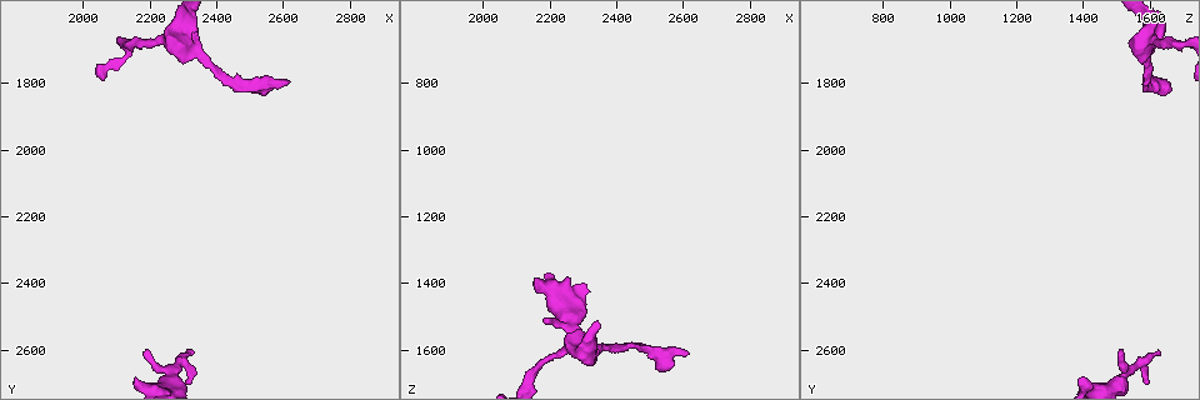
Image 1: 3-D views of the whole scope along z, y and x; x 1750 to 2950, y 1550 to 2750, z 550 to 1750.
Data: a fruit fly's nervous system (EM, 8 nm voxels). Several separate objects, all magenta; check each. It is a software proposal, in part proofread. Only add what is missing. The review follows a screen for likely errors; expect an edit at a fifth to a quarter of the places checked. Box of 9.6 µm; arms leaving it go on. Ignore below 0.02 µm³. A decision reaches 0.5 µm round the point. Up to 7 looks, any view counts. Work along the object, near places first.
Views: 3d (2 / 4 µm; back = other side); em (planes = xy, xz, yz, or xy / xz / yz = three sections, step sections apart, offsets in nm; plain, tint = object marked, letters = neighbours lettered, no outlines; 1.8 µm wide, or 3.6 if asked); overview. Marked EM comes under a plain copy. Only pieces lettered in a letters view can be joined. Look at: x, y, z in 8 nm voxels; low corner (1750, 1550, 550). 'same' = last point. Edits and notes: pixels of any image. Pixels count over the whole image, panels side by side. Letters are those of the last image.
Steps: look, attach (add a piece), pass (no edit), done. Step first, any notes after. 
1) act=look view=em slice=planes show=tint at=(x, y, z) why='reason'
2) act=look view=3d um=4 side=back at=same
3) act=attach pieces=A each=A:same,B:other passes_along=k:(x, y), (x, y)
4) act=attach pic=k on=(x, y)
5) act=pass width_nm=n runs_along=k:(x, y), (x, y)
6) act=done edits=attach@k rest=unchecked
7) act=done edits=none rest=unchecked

act=look view=em um=3.6 slice=planes show=letters at=(2160, 2690, 1400) why='an open end'

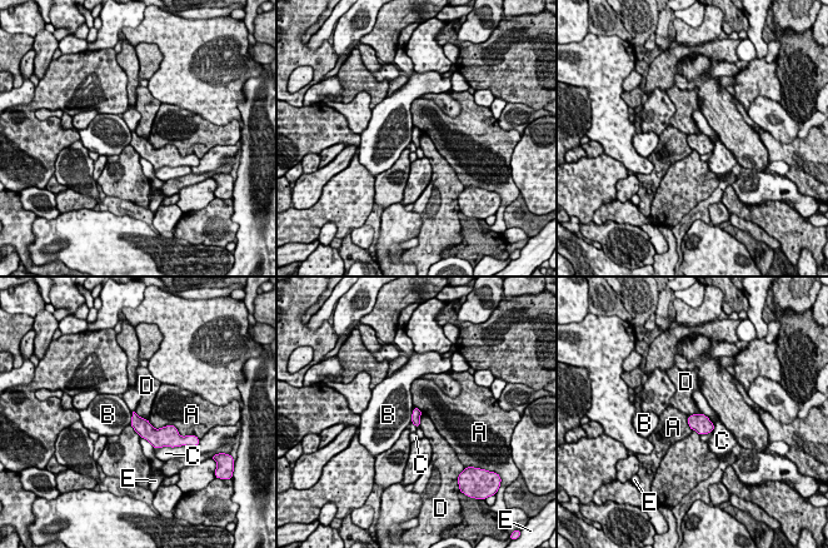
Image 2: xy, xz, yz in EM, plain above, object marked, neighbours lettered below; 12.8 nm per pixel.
act=pass each=A:other,B:other,C:other,D:other,E:other border=2:(422, 410), (418, 427) found='none of them fits'

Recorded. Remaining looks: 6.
act=look view=3d um=2 side=back at=(2320, 2600, 1620) why='an open end'

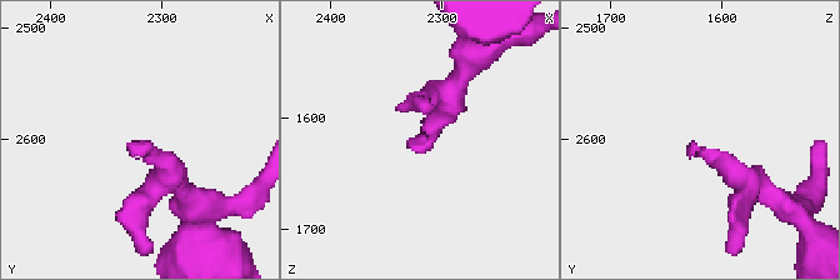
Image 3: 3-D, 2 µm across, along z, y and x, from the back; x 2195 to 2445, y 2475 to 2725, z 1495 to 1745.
act=look view=em slice=planes show=letters at=(2330, 2604, 1628) why='now the EM'

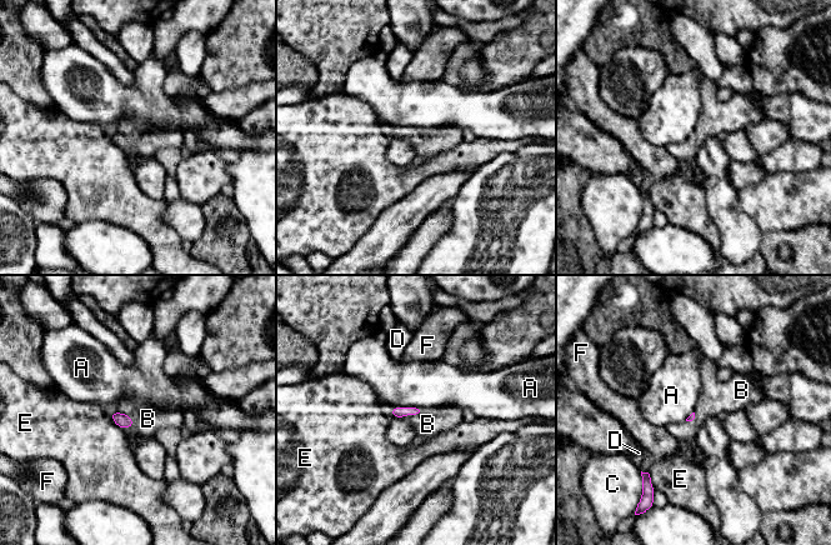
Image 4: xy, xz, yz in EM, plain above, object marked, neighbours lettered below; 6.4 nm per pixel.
act=attach pieces=B each=A:other,B:same,C:other,D:other,E:other,F:other passes_along=4:(124, 421), (129, 415), (148, 419) found='it goes on there'

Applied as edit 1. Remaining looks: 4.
act=look view=em slice=yz step=4 show=tint at=(2620, 1790, 1610)

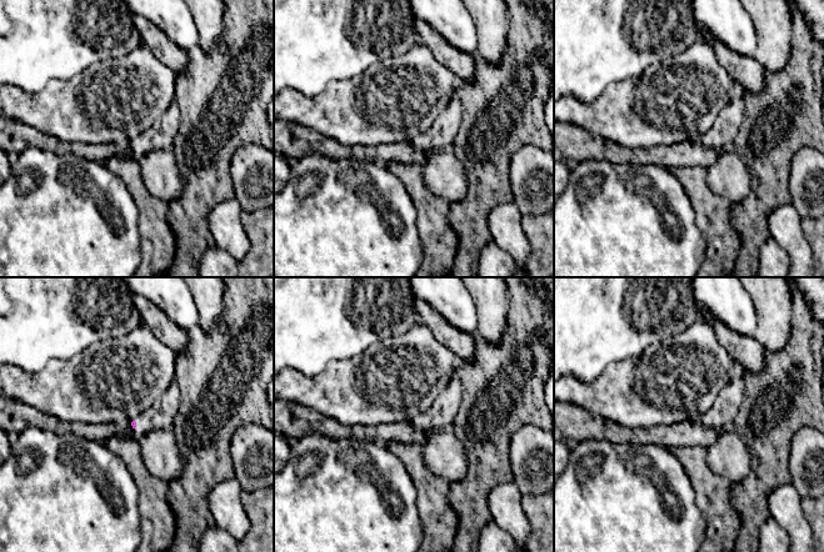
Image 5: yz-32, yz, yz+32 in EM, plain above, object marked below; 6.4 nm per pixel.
act=look view=em slice=planes show=letters at=same

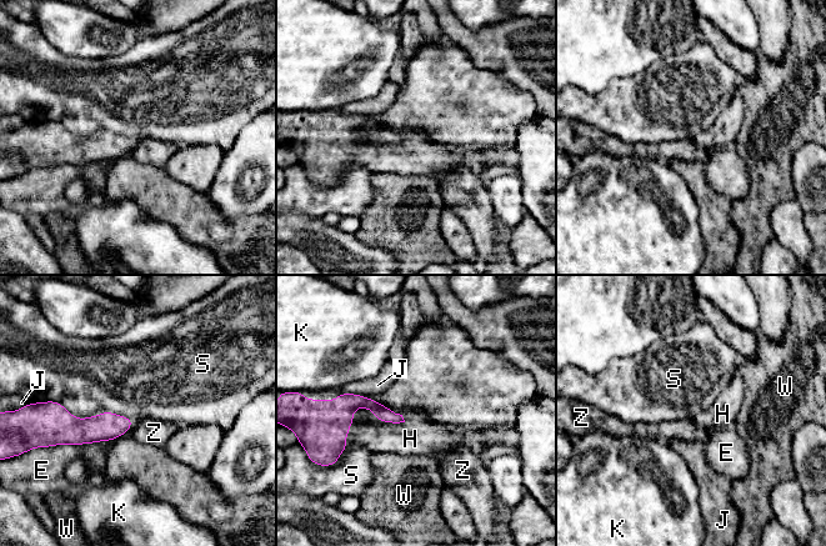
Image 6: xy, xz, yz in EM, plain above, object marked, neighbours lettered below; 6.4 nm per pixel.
act=attach pieces=H each=E:other,H:same,J:other,K:other,S:other,W:other,Z:other passes_along=6:(385, 415), (390, 421), (410, 439) found='it goes on there'

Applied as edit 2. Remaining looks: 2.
act=done edits=attach@4,attach@6 rest=unchecked

